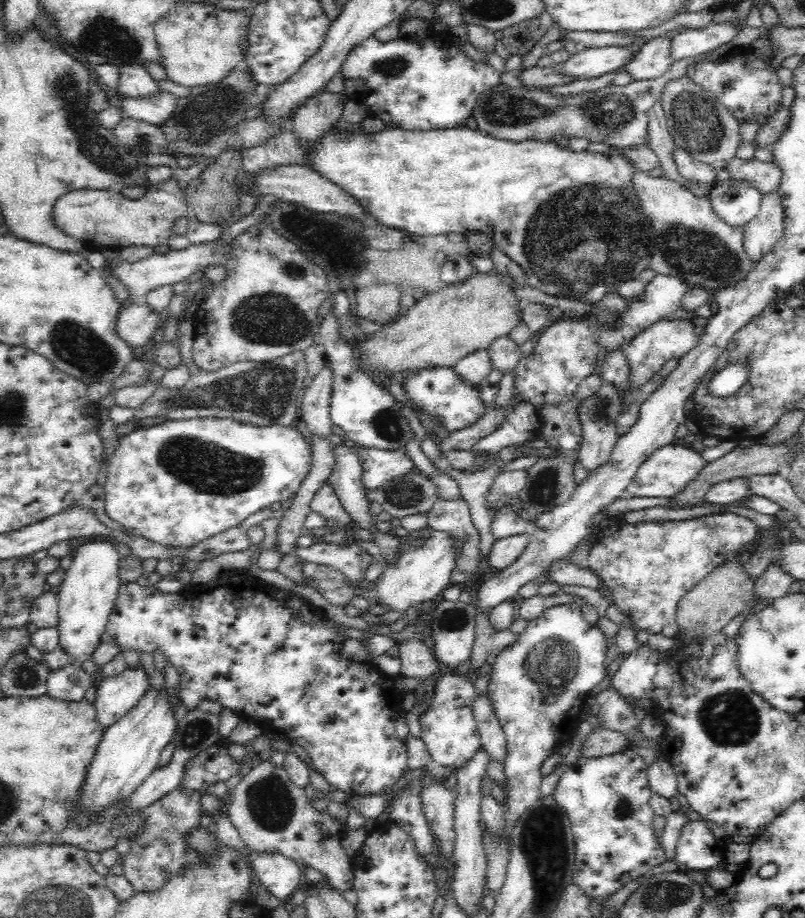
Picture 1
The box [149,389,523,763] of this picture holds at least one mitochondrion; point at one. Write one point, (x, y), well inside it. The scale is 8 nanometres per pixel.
(205, 467)

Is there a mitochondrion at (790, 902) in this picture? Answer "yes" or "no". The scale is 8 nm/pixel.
no

